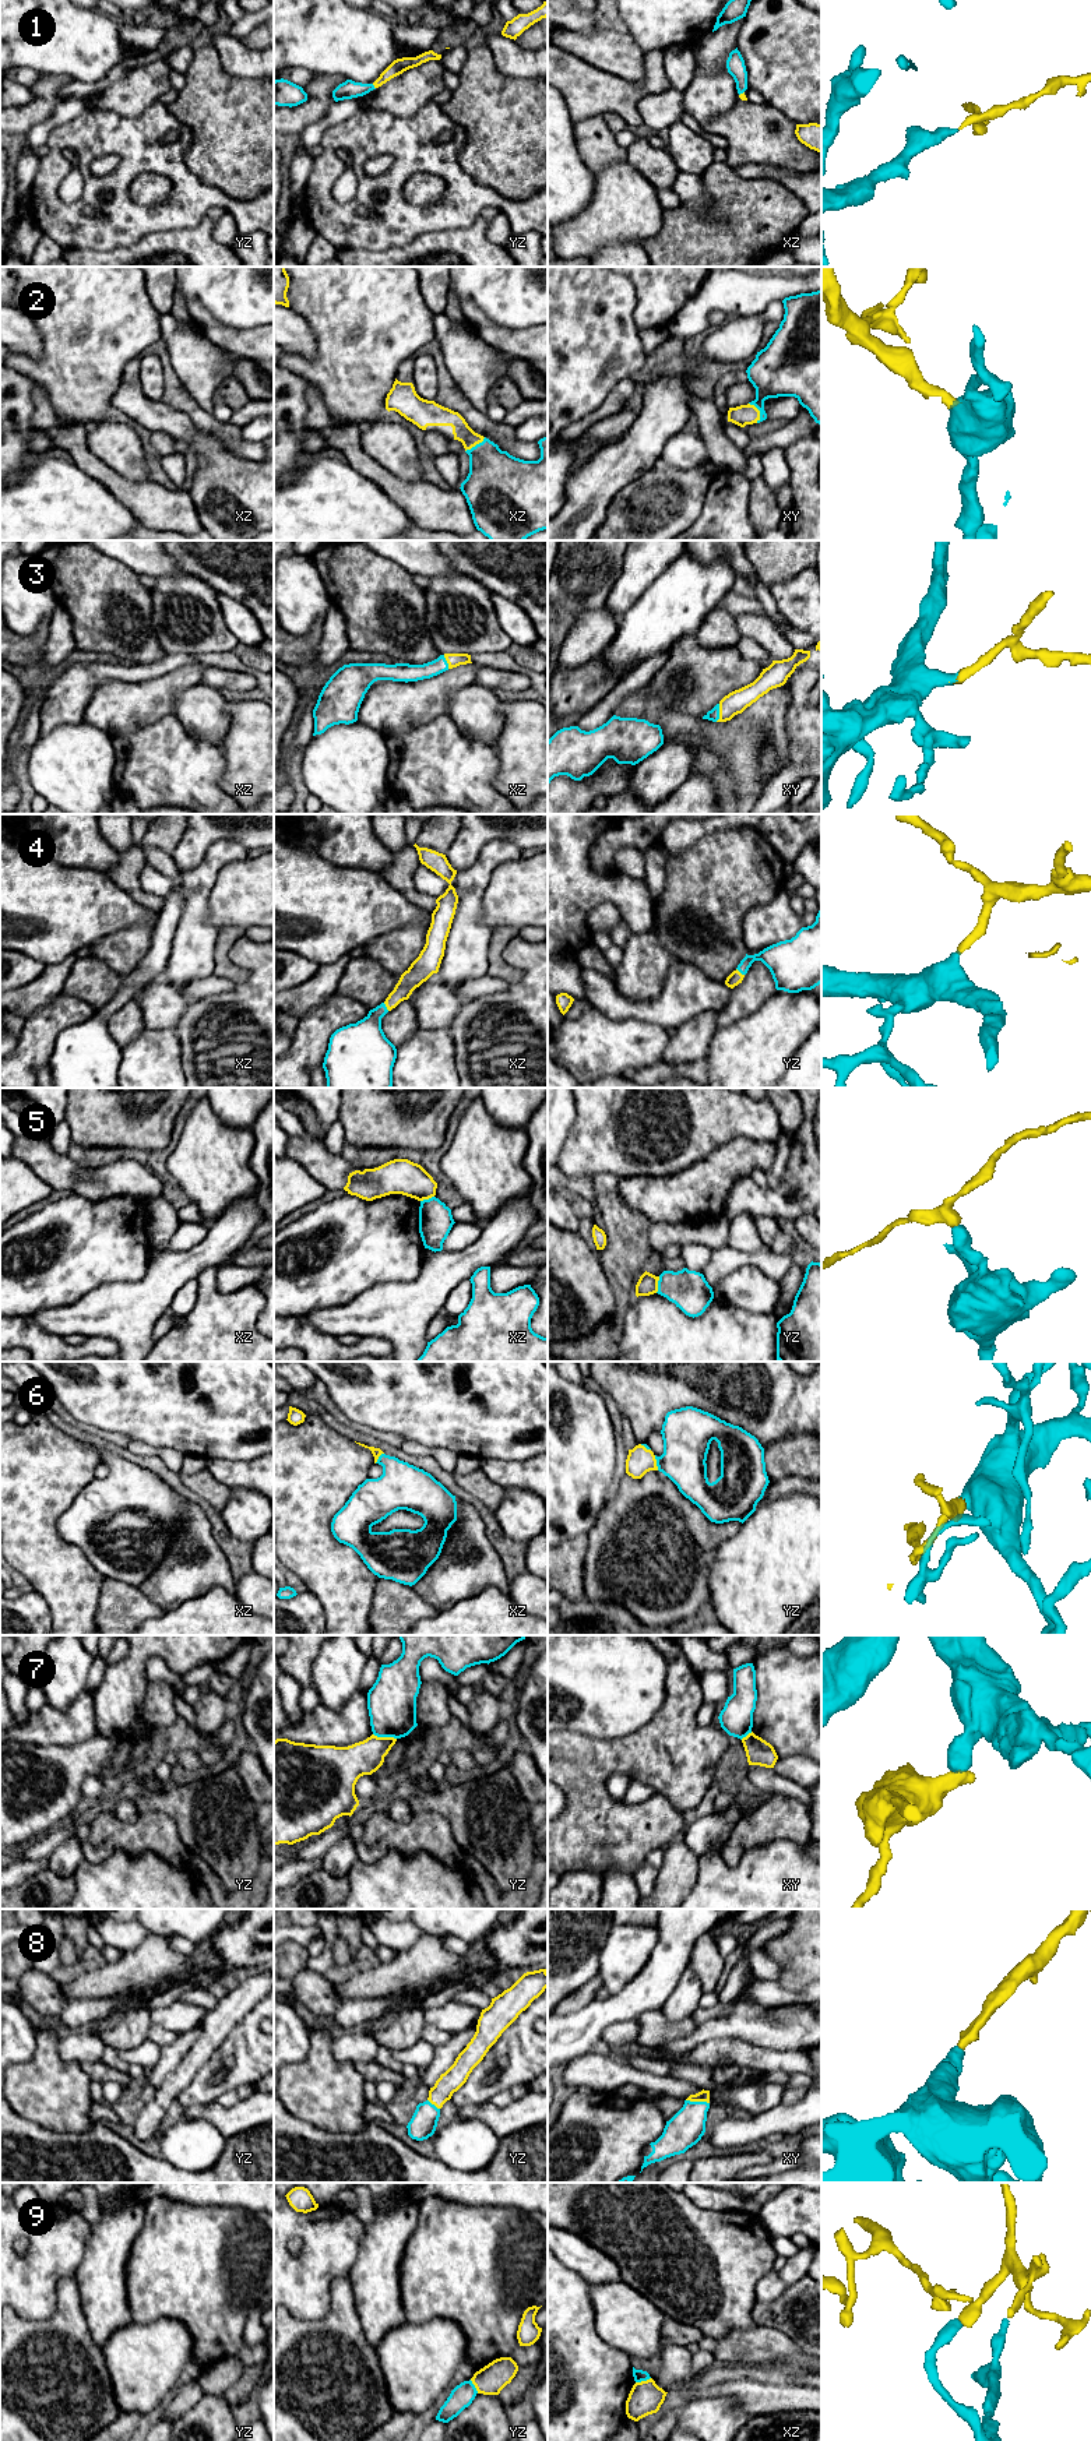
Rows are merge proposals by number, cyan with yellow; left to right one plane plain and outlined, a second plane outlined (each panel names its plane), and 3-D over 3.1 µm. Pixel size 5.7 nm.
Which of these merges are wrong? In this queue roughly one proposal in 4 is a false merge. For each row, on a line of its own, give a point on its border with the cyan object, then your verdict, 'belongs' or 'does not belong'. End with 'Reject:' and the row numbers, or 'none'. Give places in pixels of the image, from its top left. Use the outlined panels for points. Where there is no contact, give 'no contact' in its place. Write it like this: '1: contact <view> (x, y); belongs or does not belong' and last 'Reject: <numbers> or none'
1: contact yz (373, 87); belongs
2: contact xy (760, 412); belongs
3: contact xy (718, 712); belongs
4: contact xz (386, 1007); belongs
5: contact yz (658, 1285); does not belong
6: contact yz (657, 1462); belongs
7: contact yz (384, 1736); does not belong
8: contact xy (697, 2102); belongs
9: contact xz (643, 2380); does not belong
Reject: 5, 7, 9

